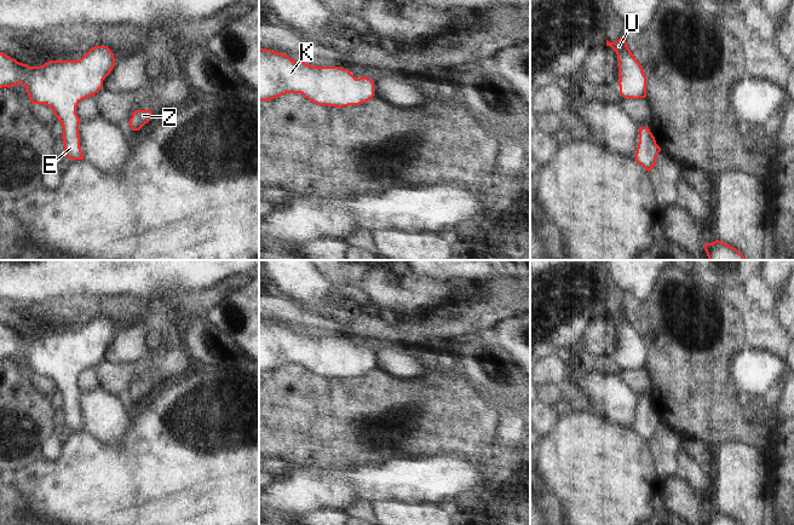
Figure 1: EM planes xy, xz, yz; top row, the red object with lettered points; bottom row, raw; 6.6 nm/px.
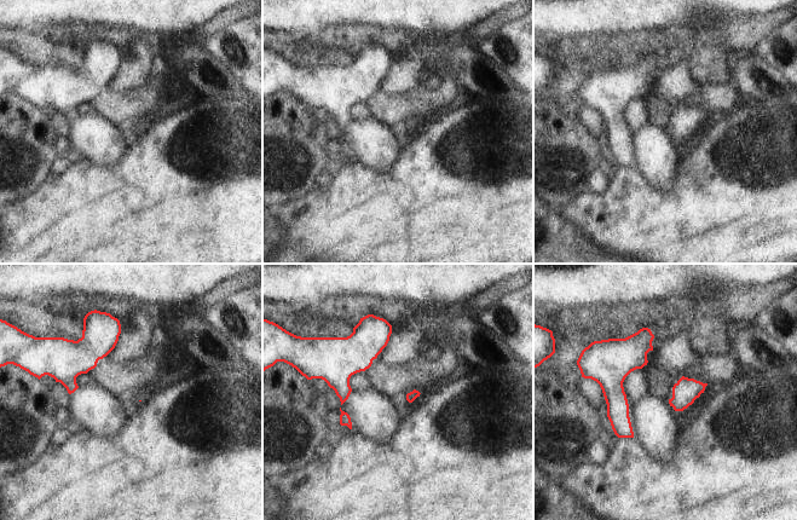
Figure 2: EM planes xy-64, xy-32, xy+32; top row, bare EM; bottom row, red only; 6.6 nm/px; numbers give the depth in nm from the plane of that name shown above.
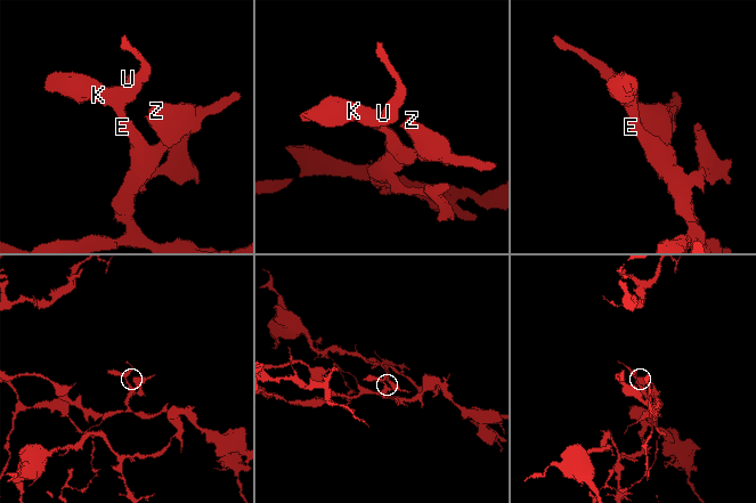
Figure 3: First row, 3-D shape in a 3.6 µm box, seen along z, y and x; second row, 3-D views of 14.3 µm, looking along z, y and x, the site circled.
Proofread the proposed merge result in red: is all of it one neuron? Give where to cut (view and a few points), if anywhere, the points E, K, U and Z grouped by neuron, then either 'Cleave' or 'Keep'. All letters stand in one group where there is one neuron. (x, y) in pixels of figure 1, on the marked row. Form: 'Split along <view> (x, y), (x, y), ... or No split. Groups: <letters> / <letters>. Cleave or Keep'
No split. Groups: E K U Z. Keep.

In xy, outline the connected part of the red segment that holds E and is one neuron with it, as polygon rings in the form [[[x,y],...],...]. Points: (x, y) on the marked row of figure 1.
[[[108,46],[91,47],[79,60],[50,60],[40,67],[29,67],[0,52],[0,88],[10,88],[19,83],[27,88],[31,104],[50,106],[63,127],[62,139],[65,156],[71,161],[84,160],[76,106],[82,99],[93,97],[103,87],[103,80],[110,74],[114,65],[114,53]]]

